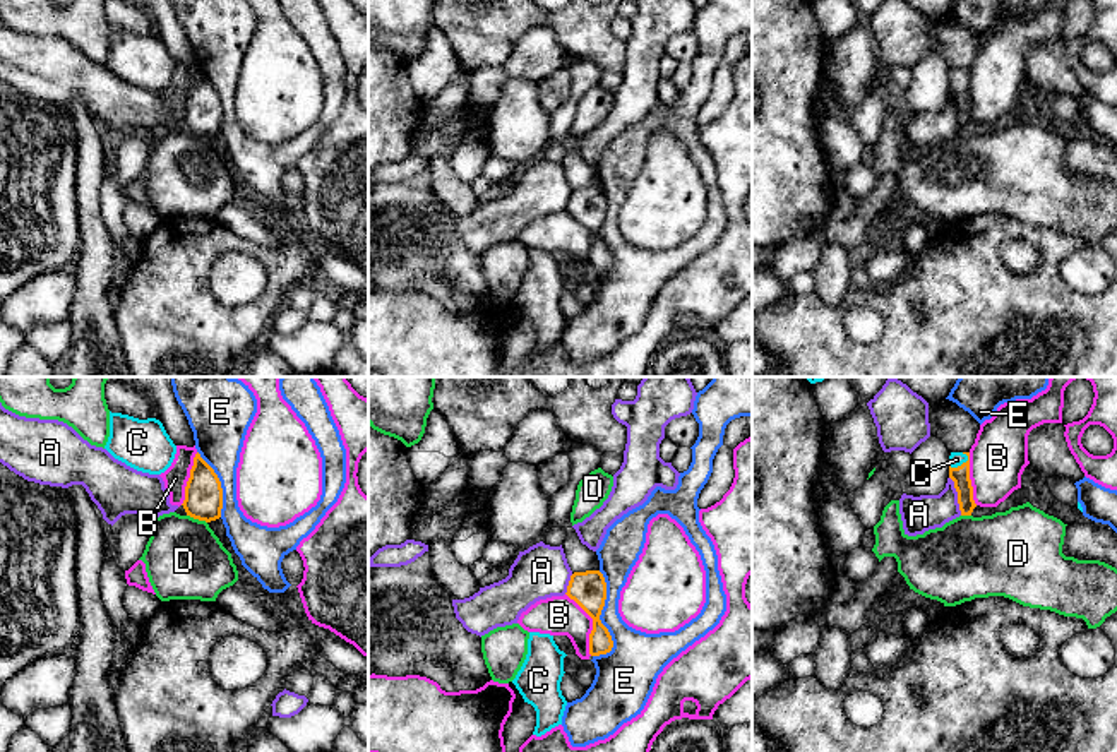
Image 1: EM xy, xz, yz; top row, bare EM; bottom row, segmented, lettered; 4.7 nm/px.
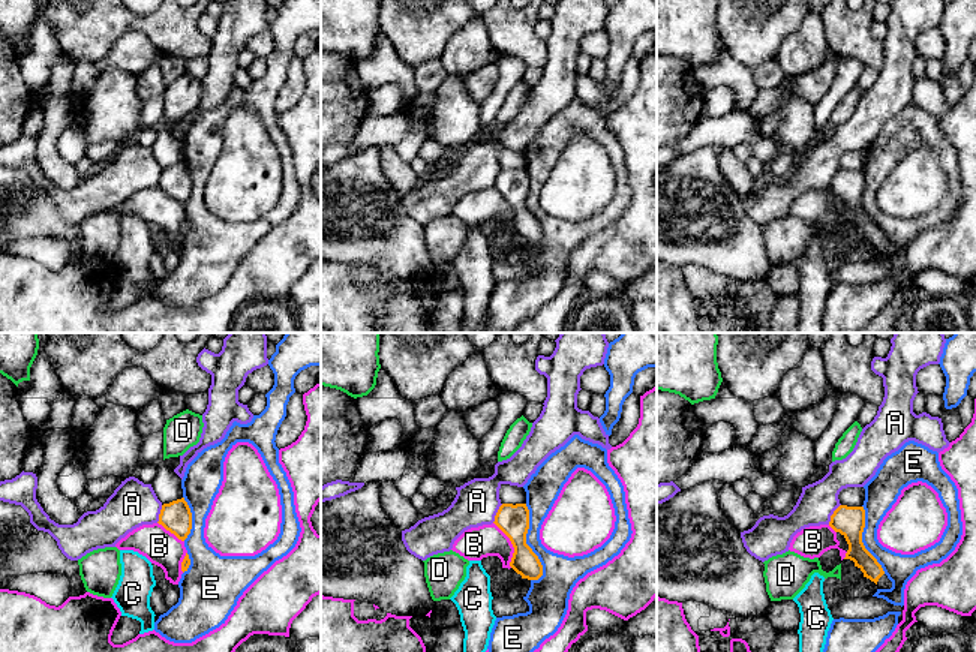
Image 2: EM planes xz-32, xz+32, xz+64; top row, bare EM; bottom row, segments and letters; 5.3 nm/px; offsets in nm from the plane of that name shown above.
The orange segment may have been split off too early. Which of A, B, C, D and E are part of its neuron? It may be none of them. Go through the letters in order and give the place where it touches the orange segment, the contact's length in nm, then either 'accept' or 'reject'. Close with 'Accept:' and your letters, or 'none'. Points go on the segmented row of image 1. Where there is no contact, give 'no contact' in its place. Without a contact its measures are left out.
A: yz (958, 495) | 190 nm | reject
B: xz (593, 624) | 320 nm | reject
C: yz (961, 465) | 110 nm | accept
D: xy (197, 518) | 100 nm | reject
E: xz (598, 619) | 400 nm | reject
Accept: C

